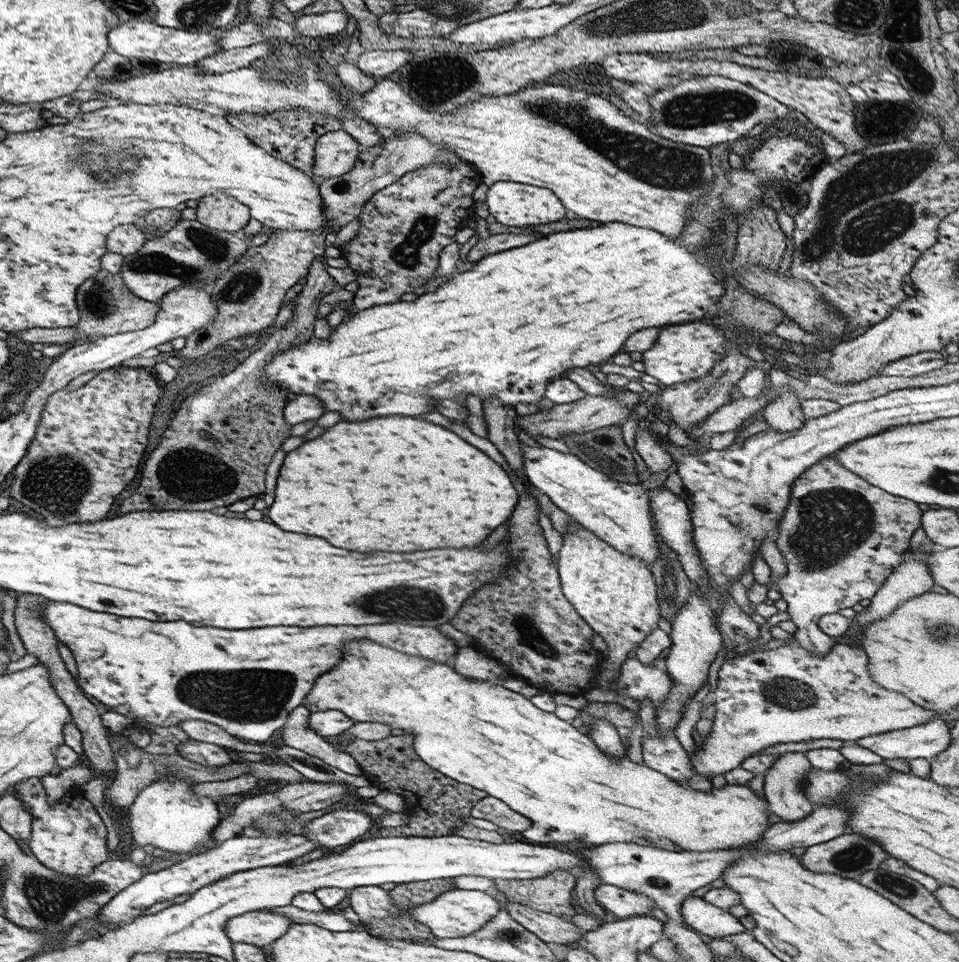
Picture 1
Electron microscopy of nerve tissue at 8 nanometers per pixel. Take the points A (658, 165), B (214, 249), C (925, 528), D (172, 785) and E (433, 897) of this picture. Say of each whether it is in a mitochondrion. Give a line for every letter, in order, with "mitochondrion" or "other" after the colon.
A: mitochondrion
B: mitochondrion
C: other
D: mitochondrion
E: other

